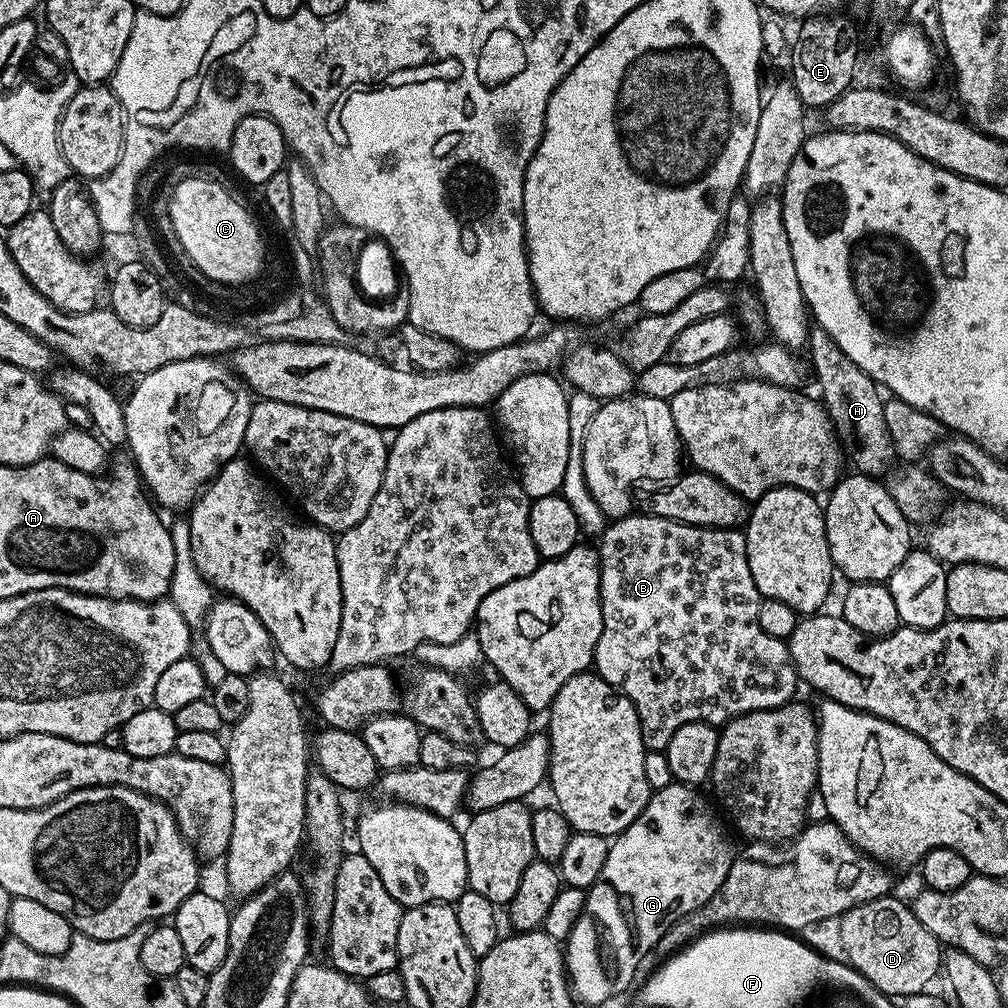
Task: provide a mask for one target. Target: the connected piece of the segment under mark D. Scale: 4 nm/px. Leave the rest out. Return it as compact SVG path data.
M889 894L877 900L868 900L865 904L859 904L843 913L839 917L840 944L844 947L843 955L847 963L851 964L856 971L863 974L879 992L883 992L889 998L905 998L910 995L918 995L925 991L935 976L939 977L942 972L942 945L940 941L914 918L911 907L900 900L895 900L895 895Z

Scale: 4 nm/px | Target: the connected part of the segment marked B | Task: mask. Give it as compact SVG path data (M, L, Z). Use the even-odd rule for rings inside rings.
M629 514L623 516L621 520L612 520L608 527L604 529L603 536L598 540L598 551L600 553L600 605L602 606L602 634L598 638L598 646L596 647L596 655L594 657L594 671L596 675L601 676L606 682L610 682L610 686L614 686L617 692L626 694L626 698L630 698L630 702L634 702L636 713L640 719L640 729L642 730L642 742L645 749L650 752L663 752L668 747L670 738L674 738L674 730L678 730L678 726L686 726L690 722L704 721L705 724L713 726L723 726L732 719L733 716L741 716L747 712L757 712L758 710L770 710L777 708L783 704L789 703L793 699L792 696L796 692L796 684L798 685L798 677L796 667L792 665L790 658L790 650L785 641L774 638L770 634L766 634L766 630L762 630L762 626L758 622L758 610L760 609L761 594L758 586L754 586L754 574L750 574L750 562L746 554L746 538L744 532L735 528L708 528L702 525L687 525L686 522L671 521L670 518L658 516L645 516L643 514Z

